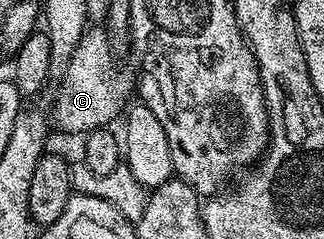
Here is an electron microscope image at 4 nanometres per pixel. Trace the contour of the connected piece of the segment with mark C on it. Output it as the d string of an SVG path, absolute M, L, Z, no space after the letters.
M87 30L80 45L76 45L76 53L72 53L72 61L68 61L68 69L57 84L58 96L54 99L52 119L58 122L62 131L89 133L105 128L118 114L121 116L131 102L130 83L125 73L118 68L119 60L111 36L105 30L102 31Z

